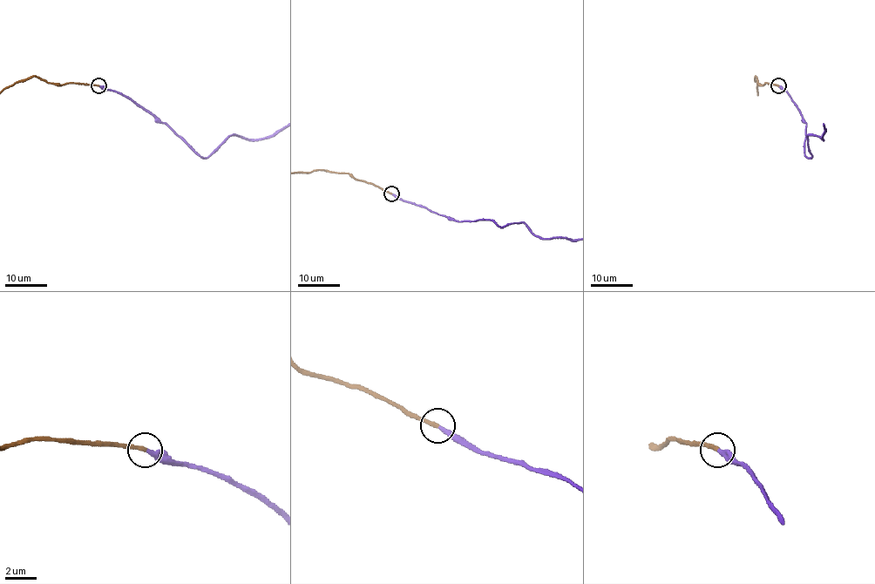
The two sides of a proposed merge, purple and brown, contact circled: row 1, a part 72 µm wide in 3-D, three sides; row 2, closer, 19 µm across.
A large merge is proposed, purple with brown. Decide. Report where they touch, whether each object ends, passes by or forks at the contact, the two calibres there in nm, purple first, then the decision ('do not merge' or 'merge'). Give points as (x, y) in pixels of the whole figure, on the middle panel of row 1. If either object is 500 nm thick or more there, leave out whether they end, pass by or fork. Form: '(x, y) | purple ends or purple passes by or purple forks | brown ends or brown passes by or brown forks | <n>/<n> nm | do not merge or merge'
(391, 193) | purple ends | brown ends | 320/260 nm | merge

